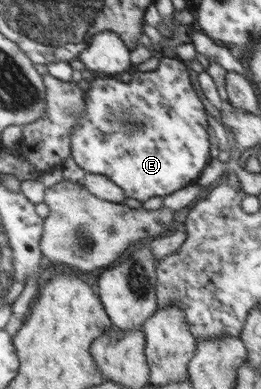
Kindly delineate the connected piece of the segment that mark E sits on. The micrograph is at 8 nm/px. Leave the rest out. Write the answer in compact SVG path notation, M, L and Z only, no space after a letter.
M165 52L152 71L131 70L125 77L94 78L87 90L87 108L71 135L72 157L87 173L103 175L124 192L125 197L144 202L150 197L174 193L200 175L210 159L210 141L206 131L204 107L198 101L184 65Z

